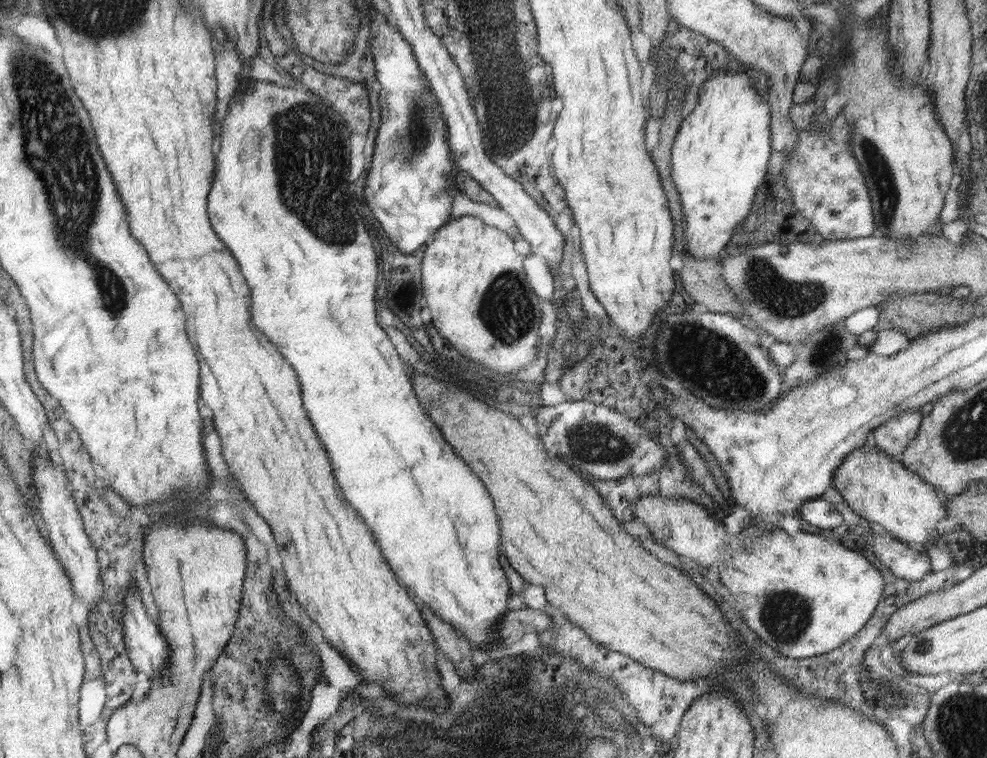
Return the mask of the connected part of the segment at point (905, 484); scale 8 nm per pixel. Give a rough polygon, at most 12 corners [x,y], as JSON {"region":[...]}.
{"region":[[878,447],[848,454],[832,486],[919,551],[948,517],[934,486]]}

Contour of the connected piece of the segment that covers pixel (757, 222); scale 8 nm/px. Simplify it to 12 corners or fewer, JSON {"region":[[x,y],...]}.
{"region":[[760,188],[728,255],[768,242],[820,244],[790,189]]}

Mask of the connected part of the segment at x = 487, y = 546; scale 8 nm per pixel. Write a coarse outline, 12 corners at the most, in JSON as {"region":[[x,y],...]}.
{"region":[[254,80],[208,214],[347,501],[474,650],[494,499],[376,324],[348,128]]}

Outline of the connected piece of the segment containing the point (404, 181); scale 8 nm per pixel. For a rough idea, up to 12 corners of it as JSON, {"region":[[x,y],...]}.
{"region":[[372,12],[382,122],[364,200],[413,253],[450,220],[448,129],[415,53]]}

